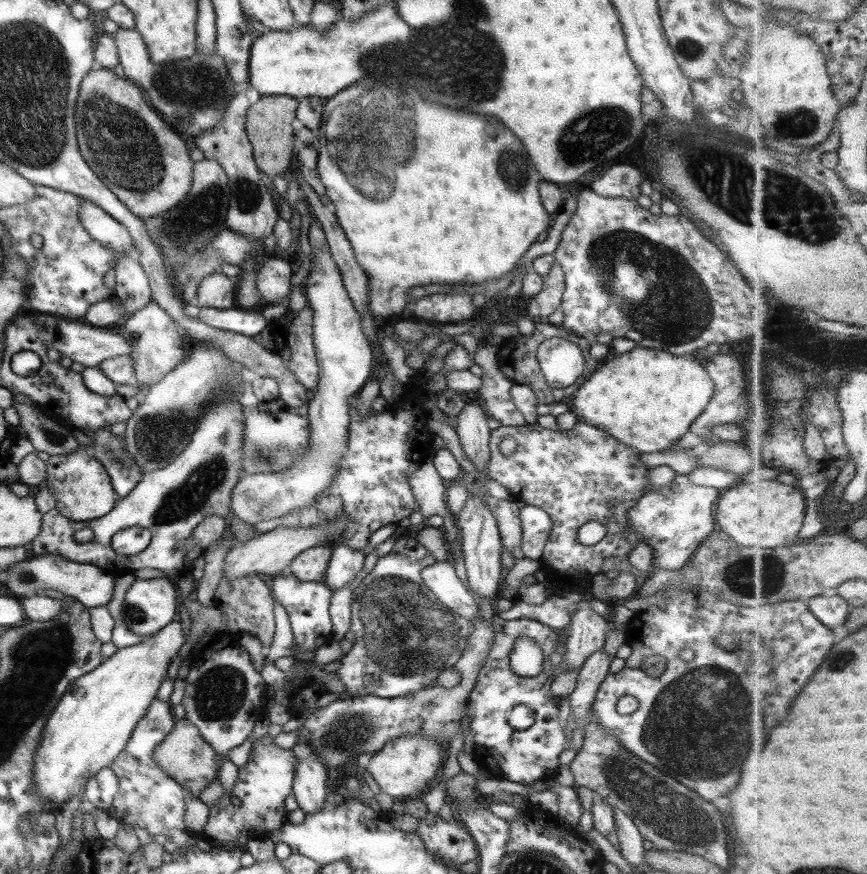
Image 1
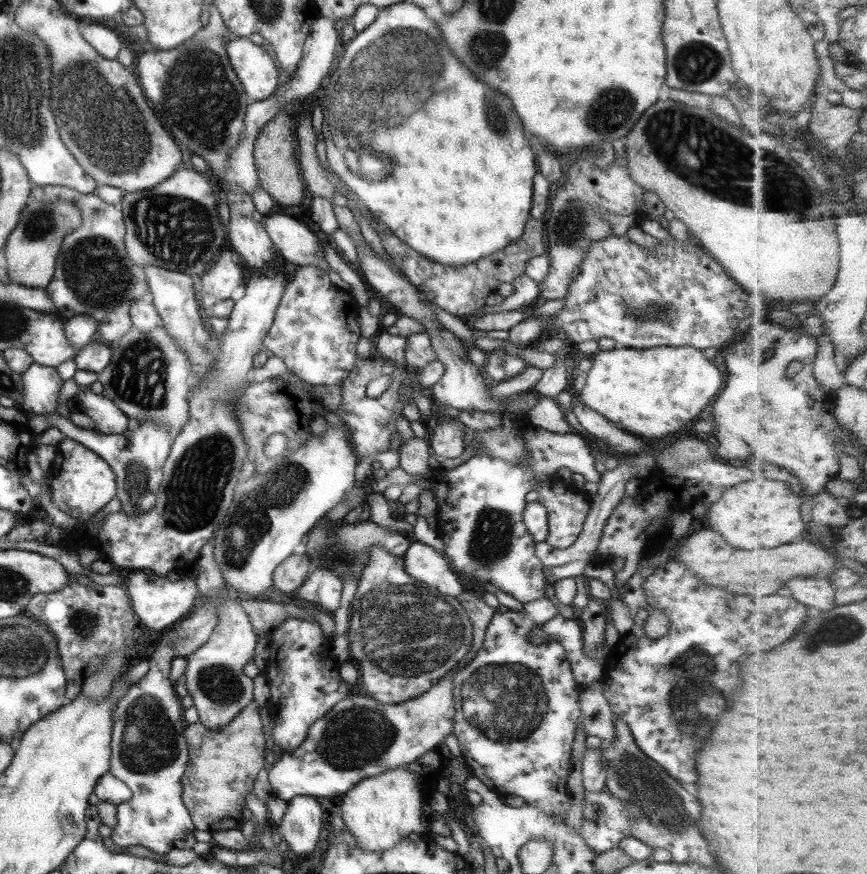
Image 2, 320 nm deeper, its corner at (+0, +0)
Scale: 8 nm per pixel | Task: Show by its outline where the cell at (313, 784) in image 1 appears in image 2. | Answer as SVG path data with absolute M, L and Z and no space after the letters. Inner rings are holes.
M294 796L286 802L286 809L278 822L280 838L296 858L311 854L321 832L323 812L311 796Z

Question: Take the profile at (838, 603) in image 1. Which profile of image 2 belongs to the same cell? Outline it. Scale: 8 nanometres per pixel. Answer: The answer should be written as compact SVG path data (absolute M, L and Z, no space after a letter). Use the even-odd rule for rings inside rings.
M825 576L795 577L787 584L789 595L807 608L821 609L821 612L829 612L835 608L835 589L836 586Z

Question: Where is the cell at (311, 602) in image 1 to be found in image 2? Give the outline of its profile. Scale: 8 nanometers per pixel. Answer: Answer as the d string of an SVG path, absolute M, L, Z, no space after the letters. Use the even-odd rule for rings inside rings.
M285 619L271 627L267 635L268 659L264 678L269 686L269 697L265 706L268 718L273 722L270 737L281 752L299 749L305 741L309 727L335 706L347 698L350 691L340 680L339 664L331 654L330 640L312 620ZM287 668L287 670L285 670ZM273 670L273 672L271 672Z

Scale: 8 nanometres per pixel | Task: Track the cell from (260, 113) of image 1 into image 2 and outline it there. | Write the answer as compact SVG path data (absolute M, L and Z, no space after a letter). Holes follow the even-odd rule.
M278 112L260 128L253 144L253 165L257 171L259 187L279 205L289 207L299 204L304 196L304 185L299 180L298 160L294 158L291 120L288 115Z

